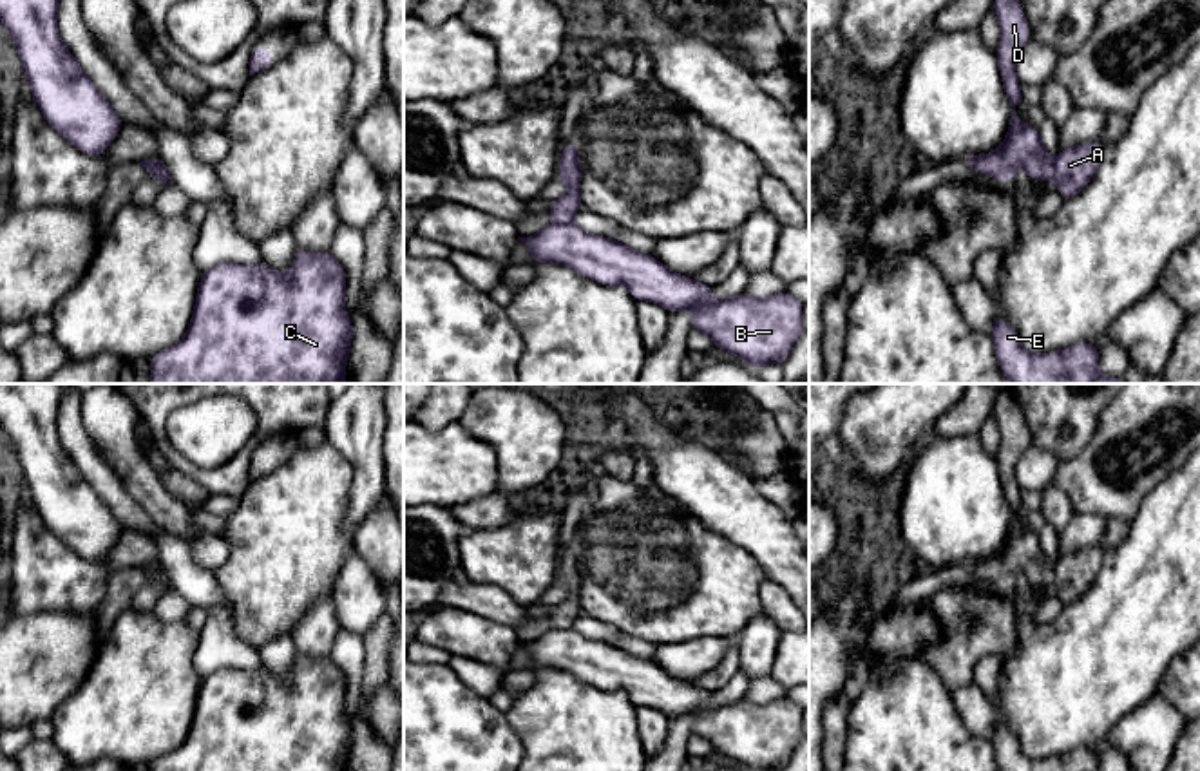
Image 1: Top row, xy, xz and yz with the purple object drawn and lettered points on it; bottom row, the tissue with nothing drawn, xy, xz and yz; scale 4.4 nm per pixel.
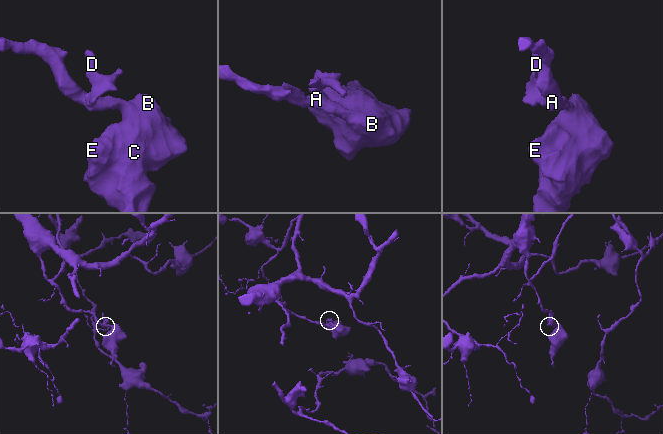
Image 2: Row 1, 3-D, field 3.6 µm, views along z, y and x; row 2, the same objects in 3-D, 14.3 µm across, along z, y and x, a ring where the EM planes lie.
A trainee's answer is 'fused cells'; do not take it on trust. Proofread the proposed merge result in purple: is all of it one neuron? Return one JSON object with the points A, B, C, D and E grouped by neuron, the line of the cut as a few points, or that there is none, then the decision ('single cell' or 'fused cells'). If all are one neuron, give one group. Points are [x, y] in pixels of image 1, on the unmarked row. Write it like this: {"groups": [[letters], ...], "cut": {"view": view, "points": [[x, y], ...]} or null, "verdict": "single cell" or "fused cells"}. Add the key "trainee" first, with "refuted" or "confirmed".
{"trainee": "confirmed", "groups": [["A", "B", "C", "E"], ["D"]], "cut": {"view": "xz", "points": [[556, 623], [571, 628]]}, "verdict": "fused cells"}

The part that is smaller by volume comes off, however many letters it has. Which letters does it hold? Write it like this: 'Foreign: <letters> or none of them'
Foreign: D

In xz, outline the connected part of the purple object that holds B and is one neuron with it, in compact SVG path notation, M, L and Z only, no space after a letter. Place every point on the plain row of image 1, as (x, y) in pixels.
M557 624L536 641L518 646L530 653L532 670L554 668L605 691L623 690L635 708L657 708L668 719L691 715L691 733L746 771L784 769L804 738L804 708L787 697L762 704L738 699L713 706L713 691L679 681L657 662L621 646L586 639L574 628Z

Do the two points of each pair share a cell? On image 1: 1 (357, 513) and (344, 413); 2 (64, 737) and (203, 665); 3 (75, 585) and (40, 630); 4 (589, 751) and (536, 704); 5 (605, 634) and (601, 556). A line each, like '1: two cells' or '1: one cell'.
1: one cell
2: two cells
3: two cells
4: one cell
5: two cells

